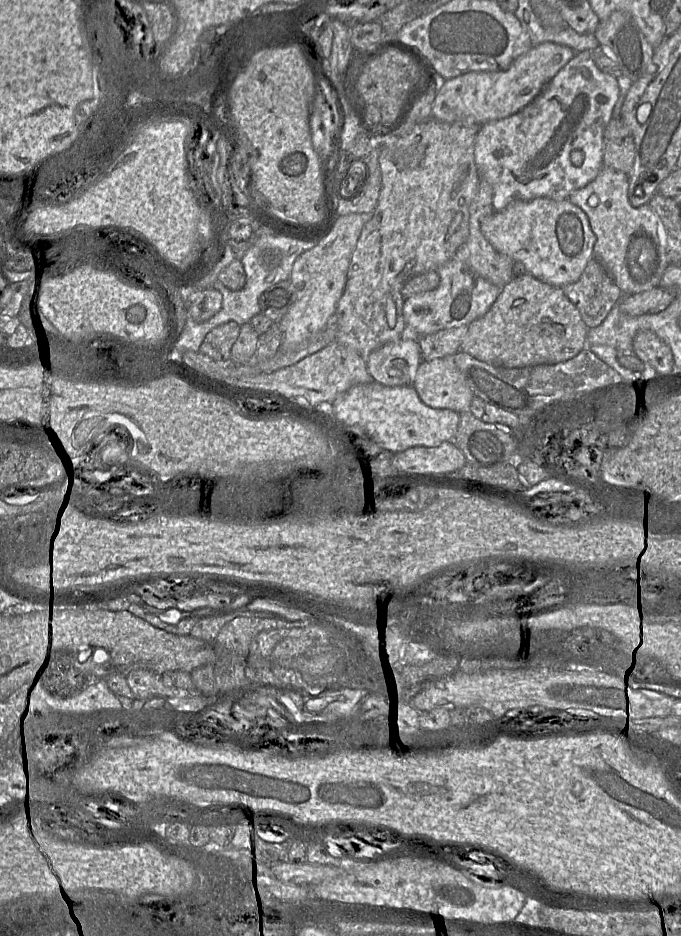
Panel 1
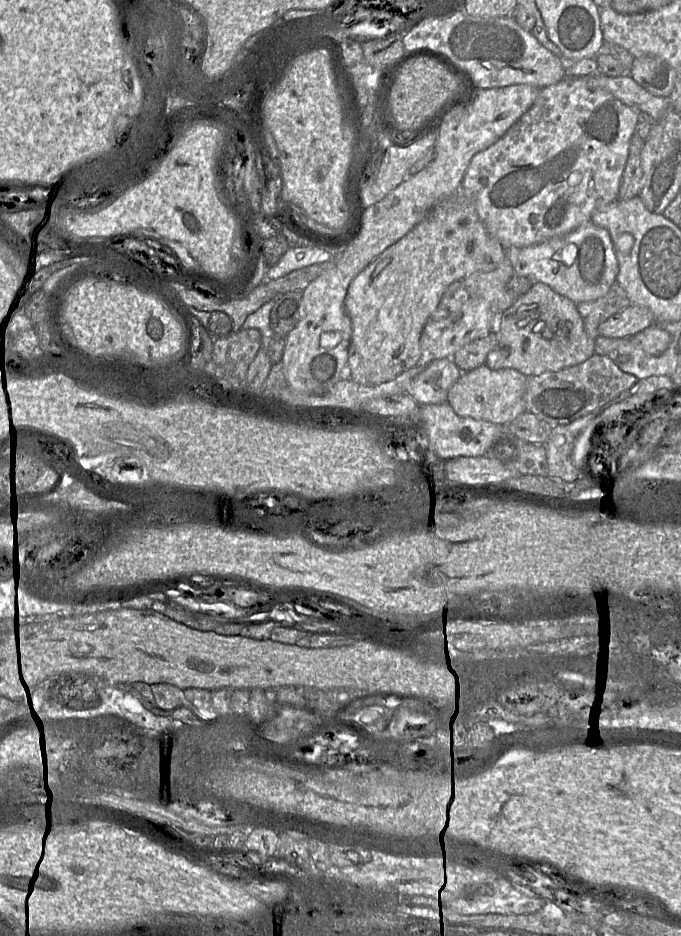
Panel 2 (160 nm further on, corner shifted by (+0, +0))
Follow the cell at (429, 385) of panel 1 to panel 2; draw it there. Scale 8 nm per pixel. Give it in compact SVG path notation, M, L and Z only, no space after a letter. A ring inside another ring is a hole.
M481 365L463 372L448 391L446 402L460 416L484 420L493 424L506 424L526 412L525 384L528 376L513 369L492 369Z

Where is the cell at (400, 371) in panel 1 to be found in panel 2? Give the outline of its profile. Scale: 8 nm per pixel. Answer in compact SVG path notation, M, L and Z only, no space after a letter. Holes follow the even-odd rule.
M451 358L433 360L412 379L408 394L419 404L445 403L449 389L460 378L462 373Z

